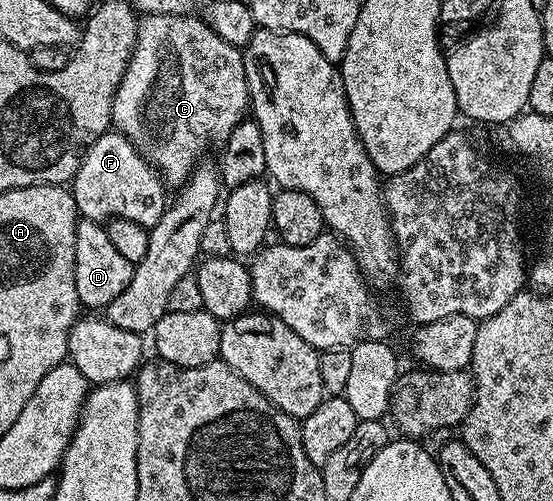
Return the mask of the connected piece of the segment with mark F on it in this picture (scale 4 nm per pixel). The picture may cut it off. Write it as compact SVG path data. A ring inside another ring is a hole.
M101 134L85 150L71 183L77 213L92 222L108 223L111 218L135 220L135 224L152 228L159 224L167 205L167 187L157 169L123 135Z

